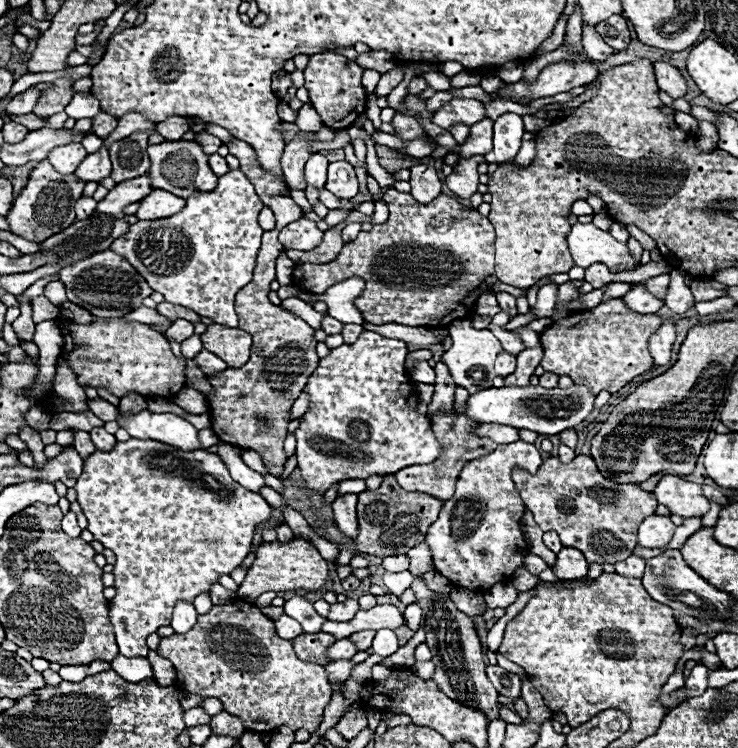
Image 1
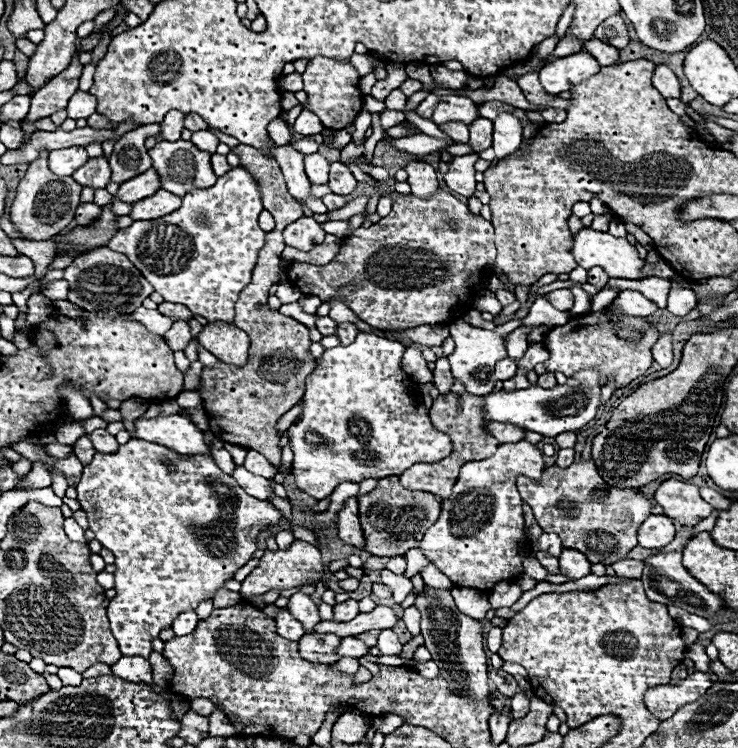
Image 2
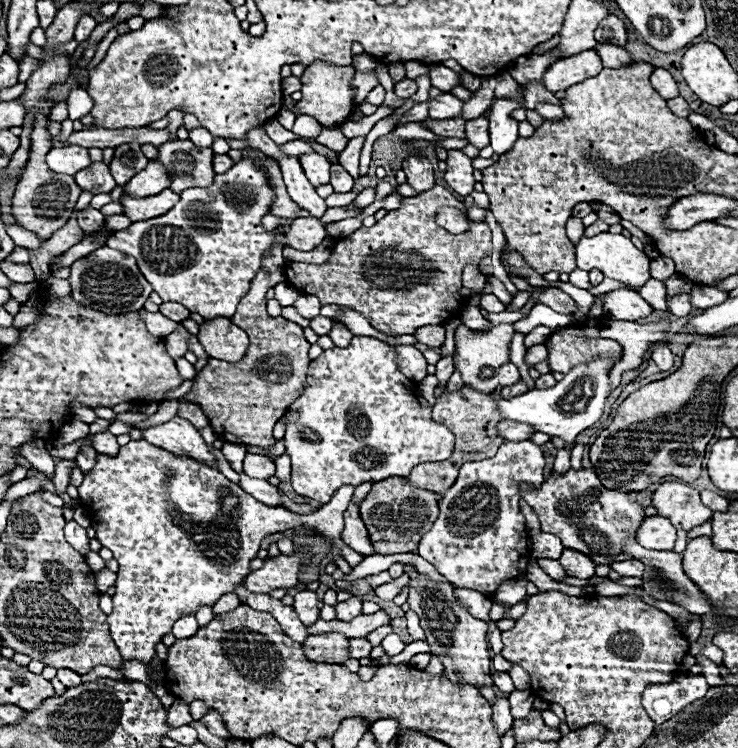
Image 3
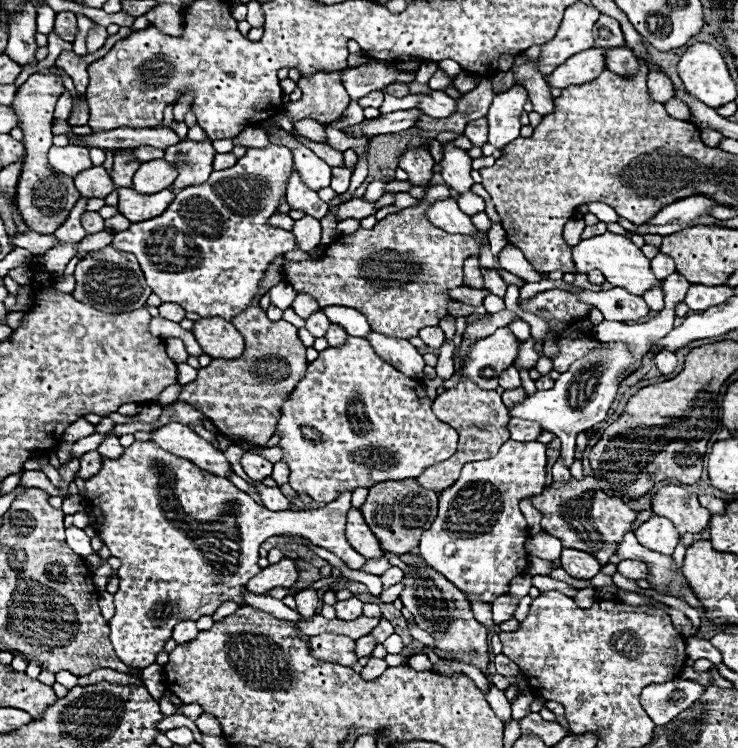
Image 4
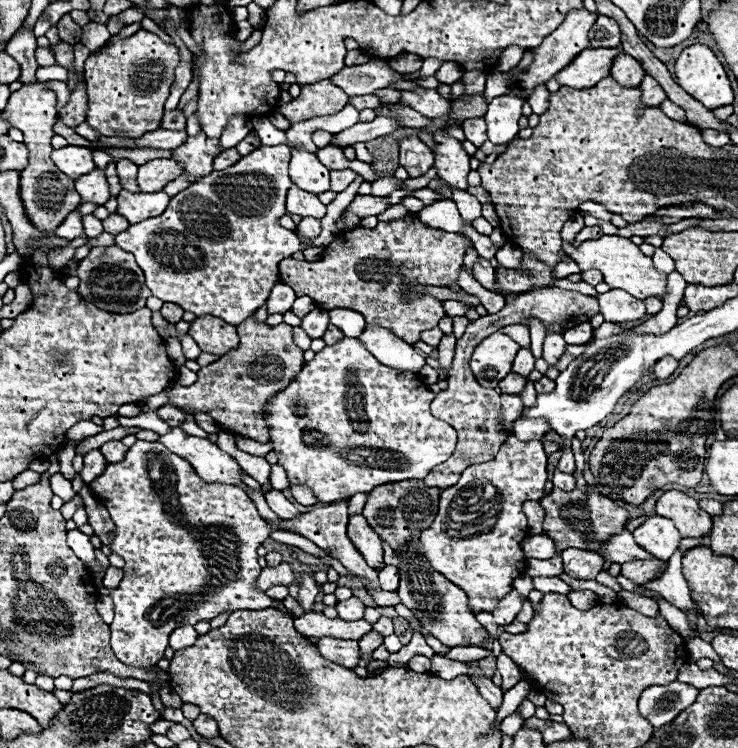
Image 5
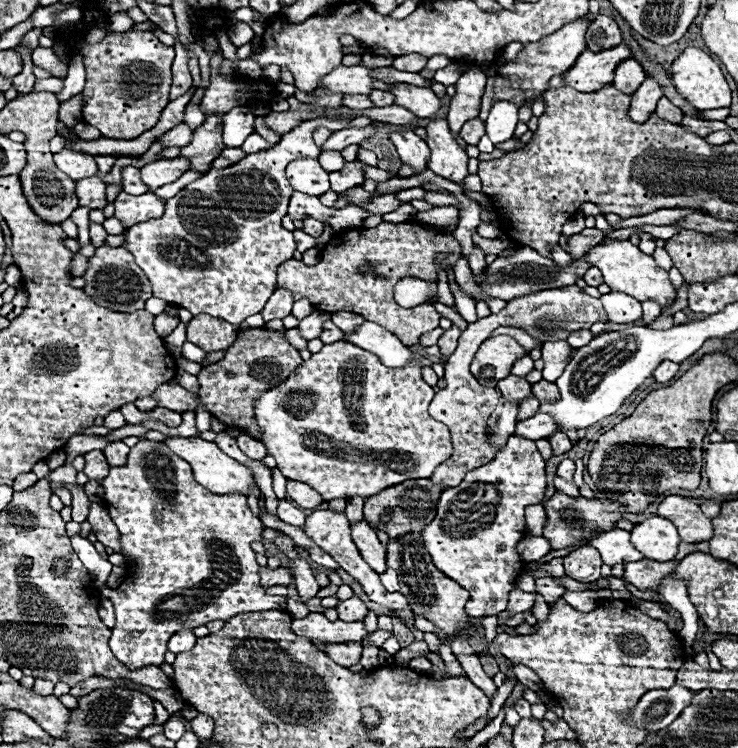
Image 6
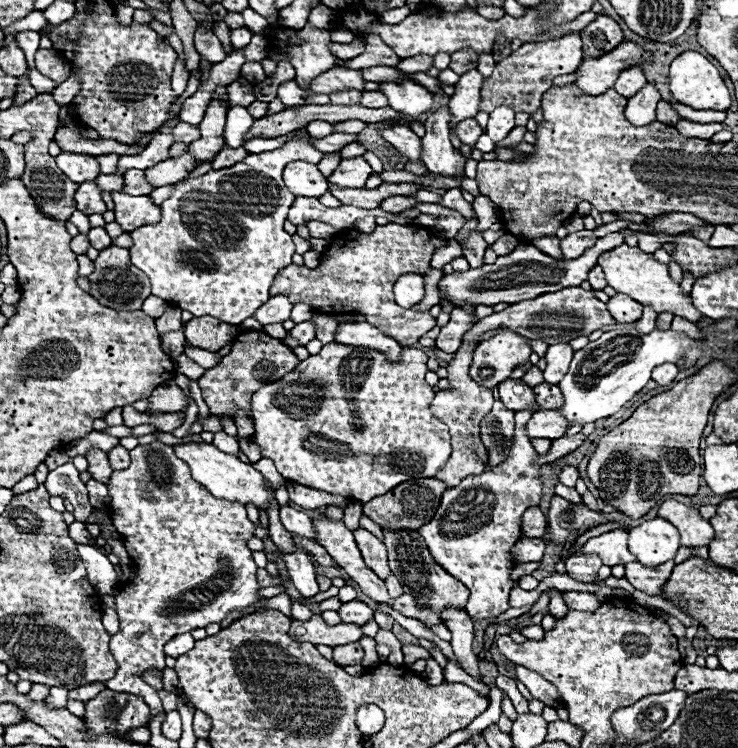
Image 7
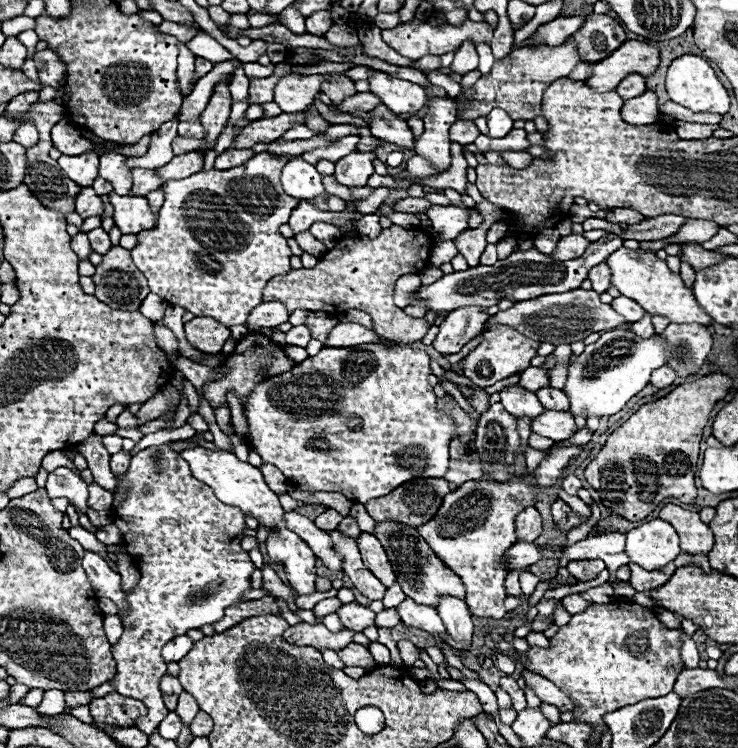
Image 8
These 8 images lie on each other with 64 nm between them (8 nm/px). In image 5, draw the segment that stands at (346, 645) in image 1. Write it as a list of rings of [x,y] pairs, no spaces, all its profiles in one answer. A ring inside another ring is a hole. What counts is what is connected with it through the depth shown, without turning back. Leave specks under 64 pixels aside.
[[[372,630],[364,638],[360,638],[358,644],[360,644],[360,654],[372,654],[382,644],[382,638],[380,638],[380,634],[374,634],[374,630]]]

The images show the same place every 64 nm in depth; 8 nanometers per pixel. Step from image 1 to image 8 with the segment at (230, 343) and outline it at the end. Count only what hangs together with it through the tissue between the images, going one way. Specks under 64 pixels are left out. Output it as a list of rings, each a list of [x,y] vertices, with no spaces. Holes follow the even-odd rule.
[[[194,318],[184,324],[188,342],[206,354],[218,354],[226,340],[232,338],[230,328],[216,322],[214,318]]]

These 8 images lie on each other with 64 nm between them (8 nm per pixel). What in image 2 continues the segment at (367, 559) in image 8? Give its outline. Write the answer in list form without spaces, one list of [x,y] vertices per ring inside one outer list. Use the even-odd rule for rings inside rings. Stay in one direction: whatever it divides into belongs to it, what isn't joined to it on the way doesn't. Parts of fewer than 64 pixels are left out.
[[[352,496],[344,502],[344,506],[338,512],[338,536],[356,548],[364,546],[362,538],[362,526],[358,522],[358,498]]]

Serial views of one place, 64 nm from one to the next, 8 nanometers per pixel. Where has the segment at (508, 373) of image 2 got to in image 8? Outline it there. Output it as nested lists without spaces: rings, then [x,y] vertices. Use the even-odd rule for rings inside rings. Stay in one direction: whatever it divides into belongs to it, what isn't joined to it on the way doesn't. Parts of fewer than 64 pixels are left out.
[[[518,384],[514,386],[506,386],[500,392],[500,402],[504,404],[504,408],[514,414],[514,416],[528,416],[528,418],[536,418],[536,414],[542,414],[544,408],[540,406],[538,398],[534,392],[520,388]]]

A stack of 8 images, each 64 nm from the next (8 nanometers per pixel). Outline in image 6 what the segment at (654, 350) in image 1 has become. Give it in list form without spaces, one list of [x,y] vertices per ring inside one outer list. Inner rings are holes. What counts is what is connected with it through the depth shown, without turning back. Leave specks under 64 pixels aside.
[[[664,360],[664,362],[660,362],[660,366],[654,370],[652,376],[654,376],[656,382],[666,384],[666,382],[670,382],[670,380],[674,378],[676,372],[678,372],[678,364],[672,362],[672,360]]]

